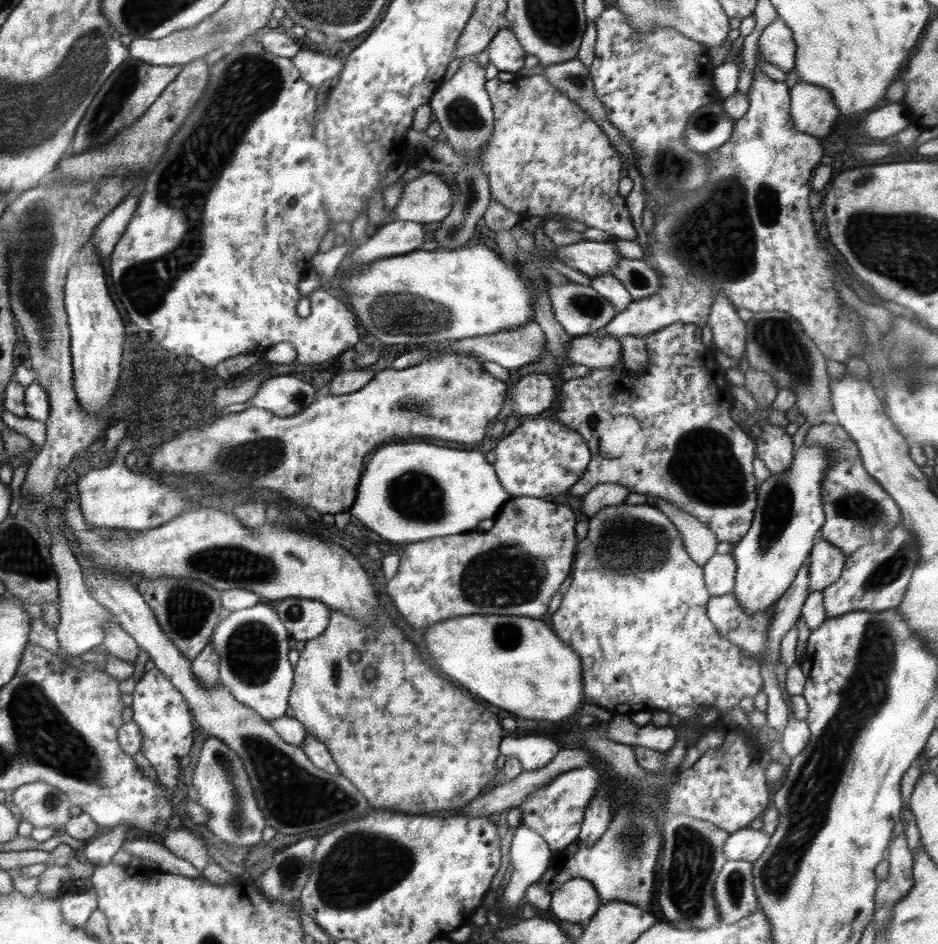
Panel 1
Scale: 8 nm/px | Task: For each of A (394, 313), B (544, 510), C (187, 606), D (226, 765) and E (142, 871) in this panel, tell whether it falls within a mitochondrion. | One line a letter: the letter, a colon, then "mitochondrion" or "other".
A: mitochondrion
B: other
C: mitochondrion
D: mitochondrion
E: other

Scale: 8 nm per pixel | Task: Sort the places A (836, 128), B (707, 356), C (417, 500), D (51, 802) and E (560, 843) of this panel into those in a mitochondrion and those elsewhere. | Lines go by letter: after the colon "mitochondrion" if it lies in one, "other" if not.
A: other
B: other
C: mitochondrion
D: mitochondrion
E: other

